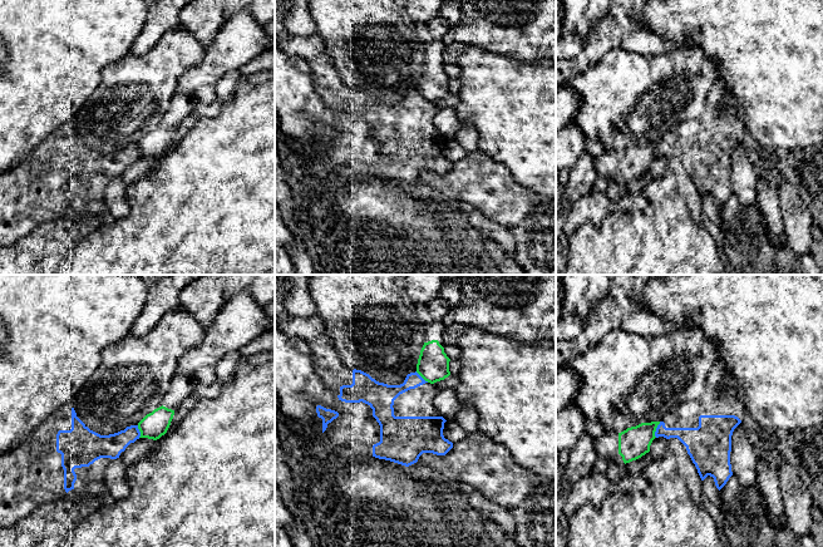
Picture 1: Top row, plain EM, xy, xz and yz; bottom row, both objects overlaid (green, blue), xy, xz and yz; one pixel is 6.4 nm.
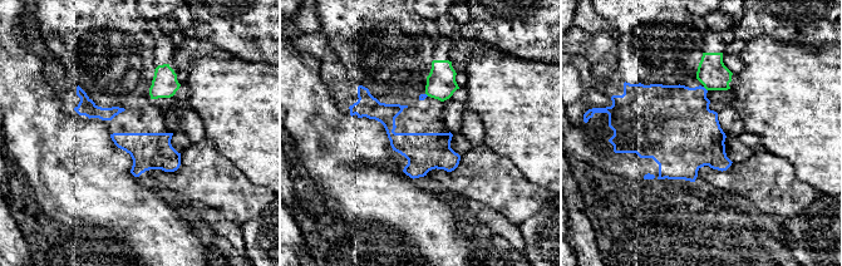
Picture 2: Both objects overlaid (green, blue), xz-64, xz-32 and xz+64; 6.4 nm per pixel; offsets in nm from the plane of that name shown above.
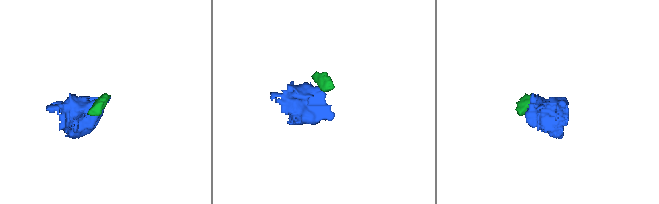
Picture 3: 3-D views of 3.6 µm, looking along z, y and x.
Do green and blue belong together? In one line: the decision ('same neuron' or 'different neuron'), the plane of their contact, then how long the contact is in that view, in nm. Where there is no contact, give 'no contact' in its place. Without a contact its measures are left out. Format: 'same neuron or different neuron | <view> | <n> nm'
different neuron | yz | 110 nm

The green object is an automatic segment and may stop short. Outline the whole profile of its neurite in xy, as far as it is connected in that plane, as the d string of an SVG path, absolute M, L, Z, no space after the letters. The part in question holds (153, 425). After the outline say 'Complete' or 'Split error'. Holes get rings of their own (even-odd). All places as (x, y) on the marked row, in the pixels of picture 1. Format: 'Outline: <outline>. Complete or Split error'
Outline: M177 371L163 396L163 404L138 423L139 438L157 440L164 435L171 425L174 410L193 393L196 386L198 386L198 383L193 374Z. Split error

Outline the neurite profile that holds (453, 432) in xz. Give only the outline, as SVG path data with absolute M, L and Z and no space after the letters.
M447 420L444 423L443 435L453 444L462 440L467 434L468 433L455 420Z

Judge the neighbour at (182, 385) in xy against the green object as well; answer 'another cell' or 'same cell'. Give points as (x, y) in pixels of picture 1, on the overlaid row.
same cell

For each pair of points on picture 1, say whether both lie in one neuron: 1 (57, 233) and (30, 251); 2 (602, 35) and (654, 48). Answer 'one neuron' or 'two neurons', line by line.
1: one neuron
2: one neuron

